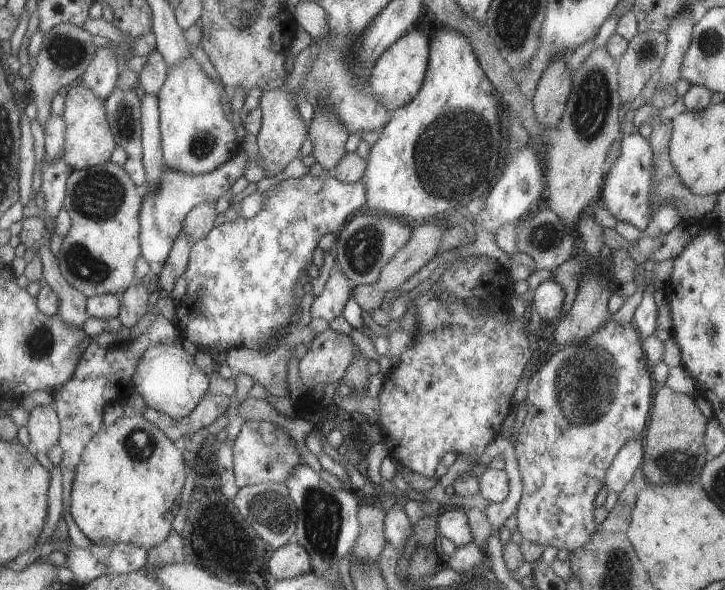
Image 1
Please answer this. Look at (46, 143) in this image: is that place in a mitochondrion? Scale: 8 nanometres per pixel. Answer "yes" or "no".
no

